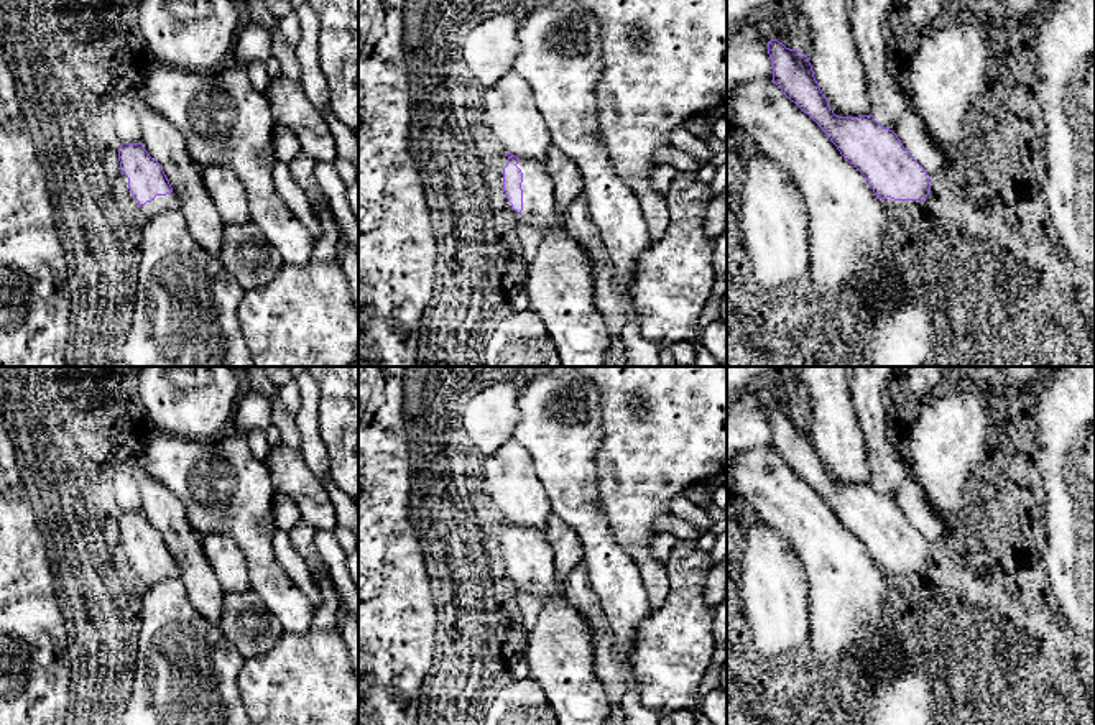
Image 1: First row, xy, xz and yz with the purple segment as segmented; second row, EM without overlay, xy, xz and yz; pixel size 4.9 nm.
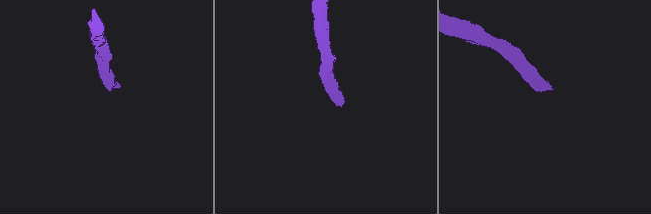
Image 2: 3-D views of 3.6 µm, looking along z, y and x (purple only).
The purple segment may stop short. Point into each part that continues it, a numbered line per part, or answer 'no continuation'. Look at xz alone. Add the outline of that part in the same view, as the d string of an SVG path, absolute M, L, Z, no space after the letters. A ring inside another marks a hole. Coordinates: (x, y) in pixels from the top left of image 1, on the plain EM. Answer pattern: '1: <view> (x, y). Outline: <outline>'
1: xz (540, 577). Outline: M520 528L516 534L518 534L518 536L521 538L521 541L523 541L523 551L521 551L521 557L523 557L523 579L518 582L516 579L513 579L513 577L511 577L511 572L508 570L508 574L510 574L510 577L511 577L511 580L516 584L516 587L518 587L520 590L526 590L526 592L529 592L529 593L536 595L541 602L544 602L544 600L548 600L548 598L552 598L552 597L556 597L556 595L562 595L562 593L564 593L564 590L562 590L562 585L561 585L561 577L557 575L557 572L556 572L556 569L554 569L554 557L552 557L552 551L551 551L551 547L549 547L548 541L546 541L544 533L541 533L541 531L539 531L539 529L536 529L536 528Z

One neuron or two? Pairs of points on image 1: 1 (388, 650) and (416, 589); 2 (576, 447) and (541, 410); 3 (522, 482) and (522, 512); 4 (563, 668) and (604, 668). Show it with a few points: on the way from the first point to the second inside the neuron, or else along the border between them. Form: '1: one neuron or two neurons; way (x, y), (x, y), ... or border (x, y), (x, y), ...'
1: one neuron; way (388, 635), (388, 617), (401, 604)
2: one neuron; way (566, 438), (551, 420)
3: two neurons; border (546, 500), (518, 503), (508, 517), (502, 512)
4: two neurons; border (586, 630), (592, 638), (594, 674), (610, 704)

